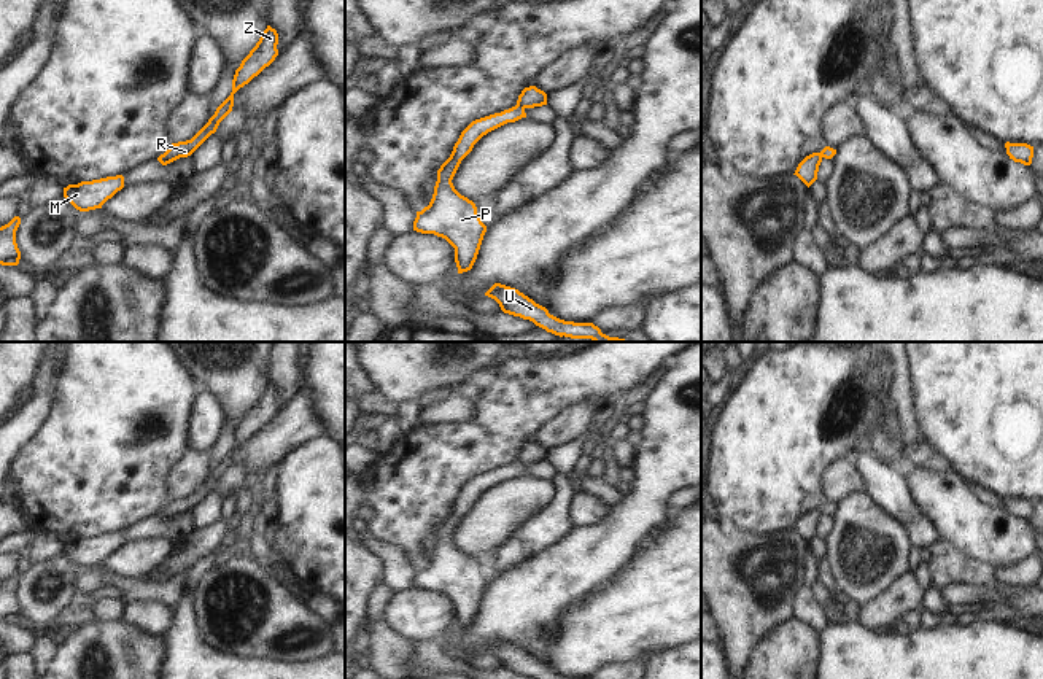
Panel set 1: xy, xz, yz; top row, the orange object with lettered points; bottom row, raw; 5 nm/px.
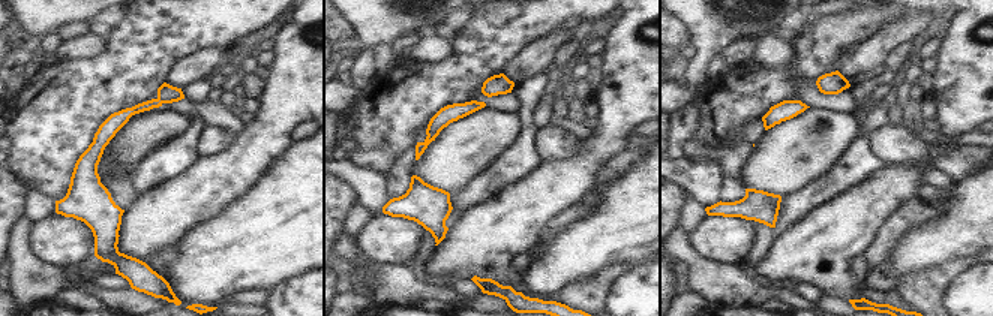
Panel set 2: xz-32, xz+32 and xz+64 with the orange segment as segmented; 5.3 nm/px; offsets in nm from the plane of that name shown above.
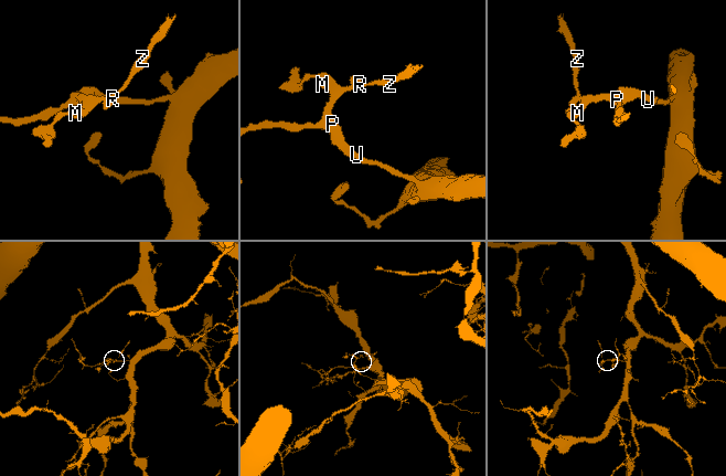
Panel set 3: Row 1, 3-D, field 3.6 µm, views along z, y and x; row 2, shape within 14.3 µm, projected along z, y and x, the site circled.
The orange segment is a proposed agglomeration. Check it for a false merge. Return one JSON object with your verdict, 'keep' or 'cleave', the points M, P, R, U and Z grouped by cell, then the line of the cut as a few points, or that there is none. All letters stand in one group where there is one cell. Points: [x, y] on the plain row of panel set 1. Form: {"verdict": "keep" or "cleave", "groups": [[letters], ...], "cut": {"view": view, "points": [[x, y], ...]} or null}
{"verdict": "cleave", "groups": [["M", "P", "U"], ["R", "Z"]], "cut": {"view": "xz", "points": [[517, 460], [523, 465]]}}

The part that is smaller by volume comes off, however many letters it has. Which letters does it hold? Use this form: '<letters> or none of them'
R, Z

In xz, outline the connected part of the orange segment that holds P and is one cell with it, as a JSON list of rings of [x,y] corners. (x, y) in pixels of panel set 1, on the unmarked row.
[[[515,461],[501,469],[472,477],[461,488],[450,514],[437,526],[437,537],[429,561],[421,568],[417,568],[413,587],[445,595],[455,604],[458,630],[472,625],[487,588],[487,582],[477,572],[475,560],[461,552],[455,545],[452,536],[461,517],[472,507],[474,501],[483,491],[522,474],[526,474],[525,464],[522,461]]]

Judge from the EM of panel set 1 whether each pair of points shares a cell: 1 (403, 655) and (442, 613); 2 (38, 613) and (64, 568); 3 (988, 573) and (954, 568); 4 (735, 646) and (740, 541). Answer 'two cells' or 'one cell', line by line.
1: two cells
2: one cell
3: one cell
4: one cell

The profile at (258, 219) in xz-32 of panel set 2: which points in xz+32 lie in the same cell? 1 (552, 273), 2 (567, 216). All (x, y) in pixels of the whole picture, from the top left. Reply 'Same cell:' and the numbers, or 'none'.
Same cell: 1

